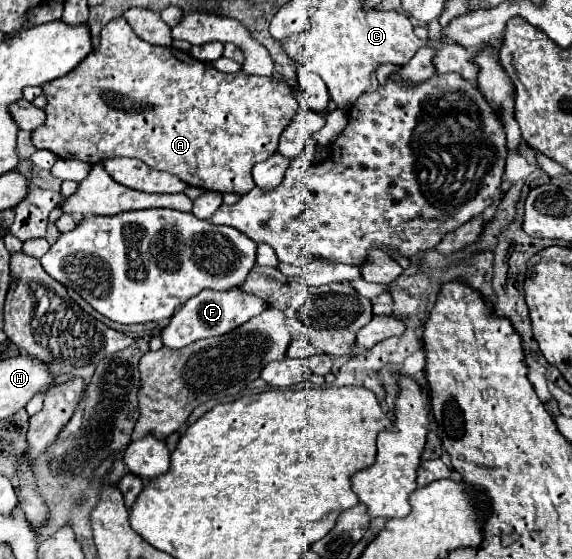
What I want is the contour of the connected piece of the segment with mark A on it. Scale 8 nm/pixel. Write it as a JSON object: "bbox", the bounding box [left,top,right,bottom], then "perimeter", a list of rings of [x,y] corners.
{"bbox":[31,18,299,194],"perimeter":[[[123,18],[111,20],[101,30],[99,48],[91,50],[69,74],[45,84],[43,94],[47,98],[47,120],[31,134],[39,150],[49,150],[59,158],[83,160],[91,166],[117,156],[137,158],[149,168],[177,176],[187,186],[221,194],[247,194],[255,188],[251,168],[277,152],[279,136],[299,110],[289,86],[245,72],[225,74],[173,46],[151,46]]]}

